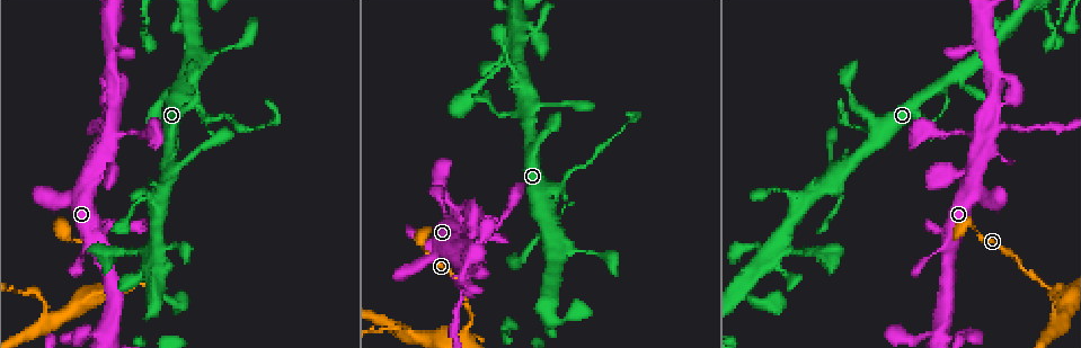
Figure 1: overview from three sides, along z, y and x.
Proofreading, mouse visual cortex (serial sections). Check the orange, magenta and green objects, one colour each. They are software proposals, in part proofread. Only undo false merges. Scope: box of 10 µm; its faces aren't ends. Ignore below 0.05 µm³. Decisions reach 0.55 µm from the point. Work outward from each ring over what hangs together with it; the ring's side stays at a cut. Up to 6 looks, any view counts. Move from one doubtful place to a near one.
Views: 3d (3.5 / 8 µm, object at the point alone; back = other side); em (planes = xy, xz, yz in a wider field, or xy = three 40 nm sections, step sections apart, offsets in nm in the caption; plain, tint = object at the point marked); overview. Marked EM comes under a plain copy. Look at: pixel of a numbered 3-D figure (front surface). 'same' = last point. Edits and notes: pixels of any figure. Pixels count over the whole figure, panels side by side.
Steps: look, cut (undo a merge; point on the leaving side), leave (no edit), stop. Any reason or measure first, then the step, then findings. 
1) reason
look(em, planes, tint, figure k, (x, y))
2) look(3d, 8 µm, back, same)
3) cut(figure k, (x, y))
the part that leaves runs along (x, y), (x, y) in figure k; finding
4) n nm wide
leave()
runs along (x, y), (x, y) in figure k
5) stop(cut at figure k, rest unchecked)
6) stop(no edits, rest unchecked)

looks like a crossing
look(3d, 3.5 µm, figure 1, (978, 139))

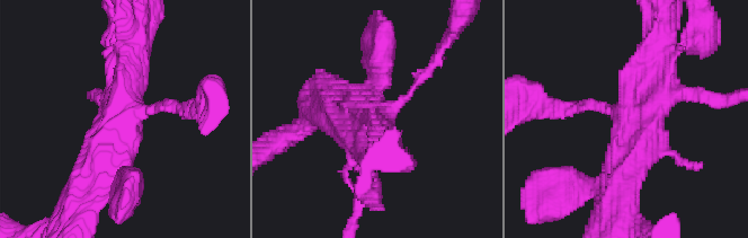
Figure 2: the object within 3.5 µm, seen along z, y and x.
look(em, planes, tint, figure 2, (630, 126))

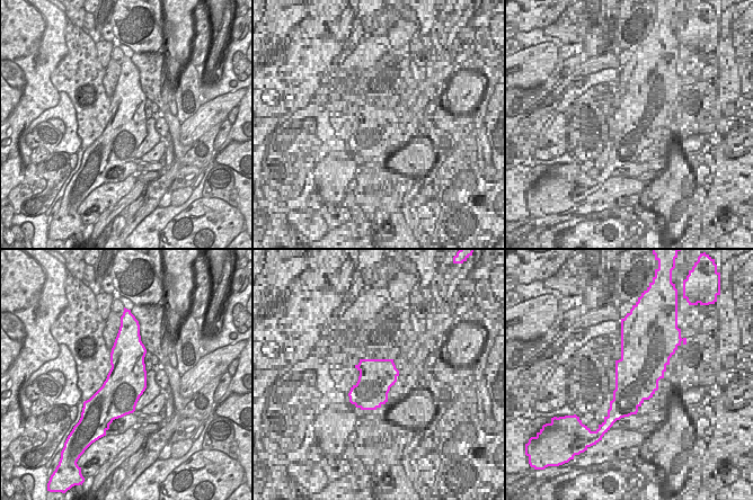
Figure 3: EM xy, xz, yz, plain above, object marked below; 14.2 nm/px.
leave()
runs along (78, 186), (119, 134), (133, 59) in figure 2; continuous, no second cell

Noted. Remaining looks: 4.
calibre changes
look(em, planes, tint, figure 1, (211, 141))

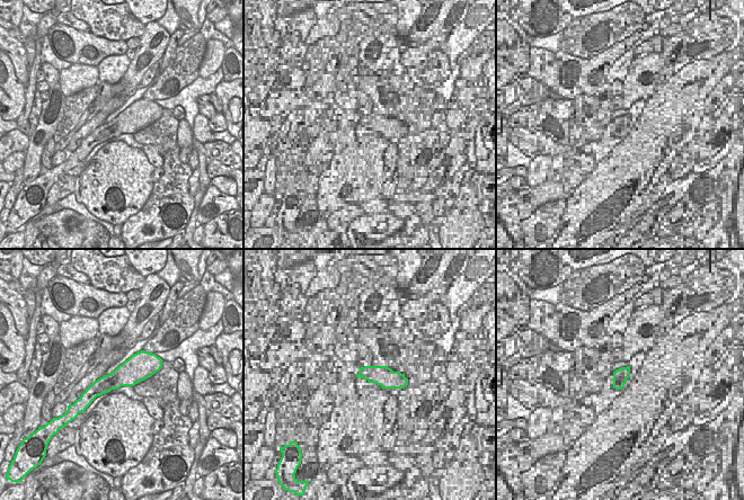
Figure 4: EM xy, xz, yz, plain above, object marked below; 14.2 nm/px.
look(3d, 3.5 µm, same)

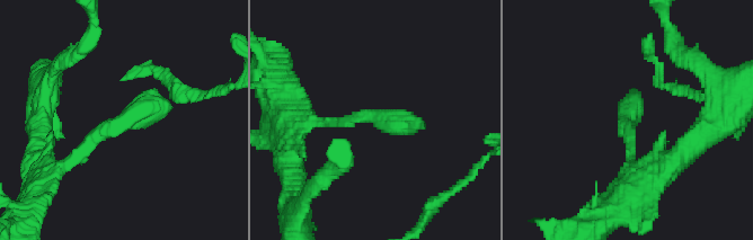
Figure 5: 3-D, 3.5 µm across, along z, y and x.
leave()
one cell here

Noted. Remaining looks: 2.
thin arm on a thick one
look(3d, 3.5 µm, back, figure 1, (518, 77))

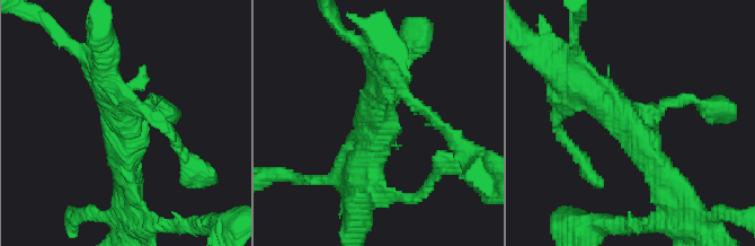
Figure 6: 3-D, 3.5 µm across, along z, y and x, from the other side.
3 arms; arms of 150, 350, 400 nm
leave()
runs along (574, 79), (611, 107), (674, 186) in figure 6; one cell here

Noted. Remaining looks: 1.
stop(no edits, rest unchecked)

